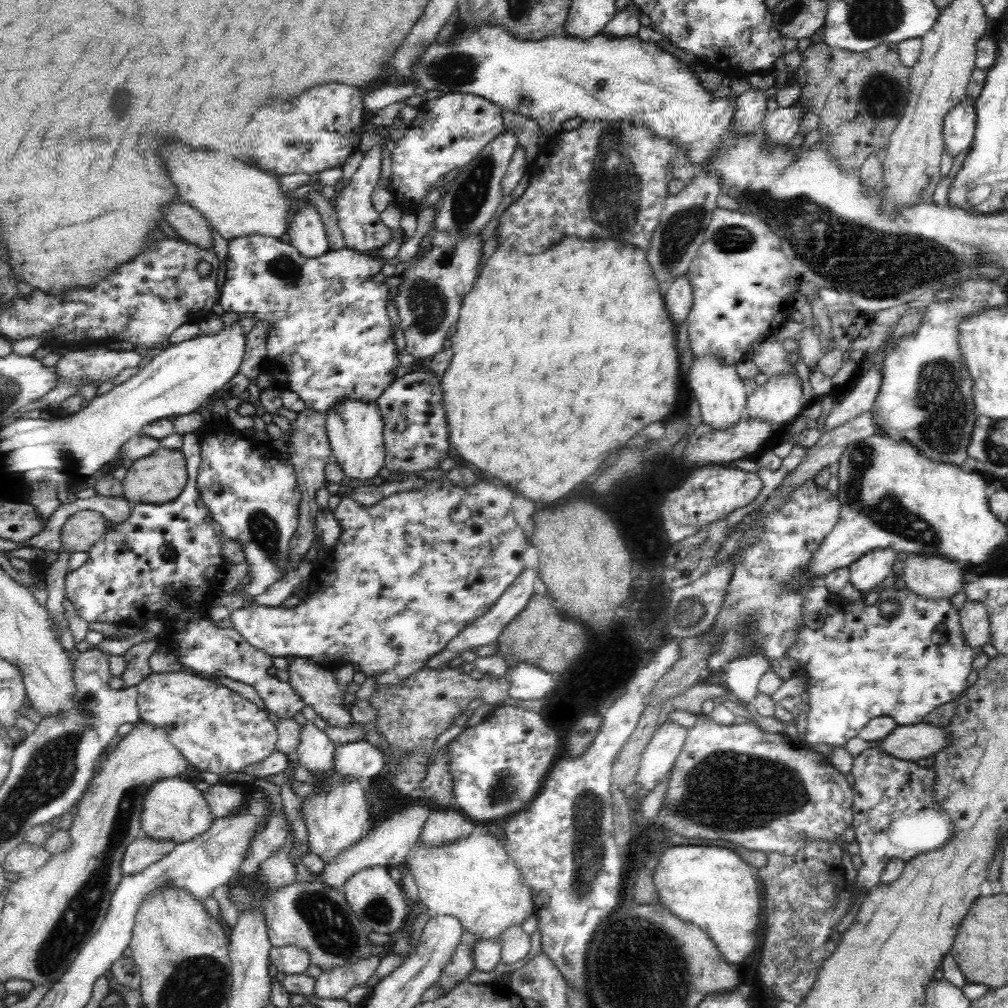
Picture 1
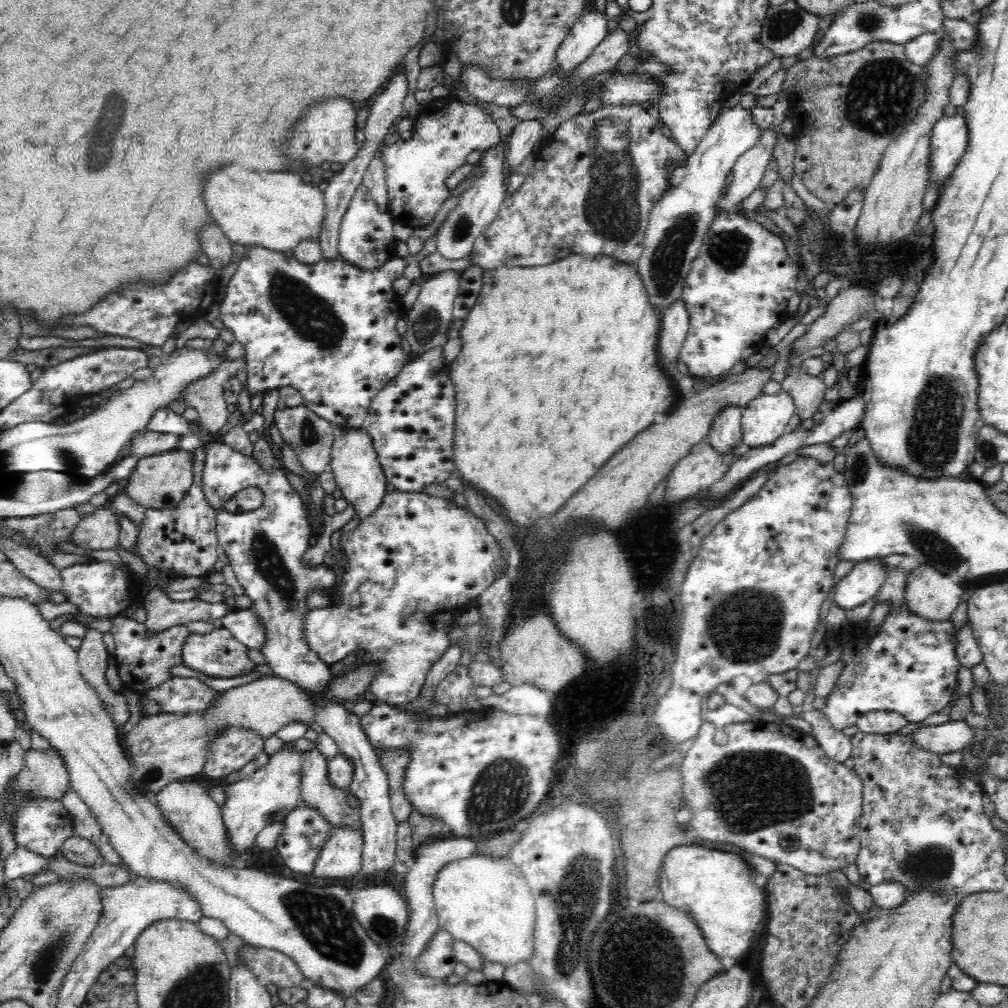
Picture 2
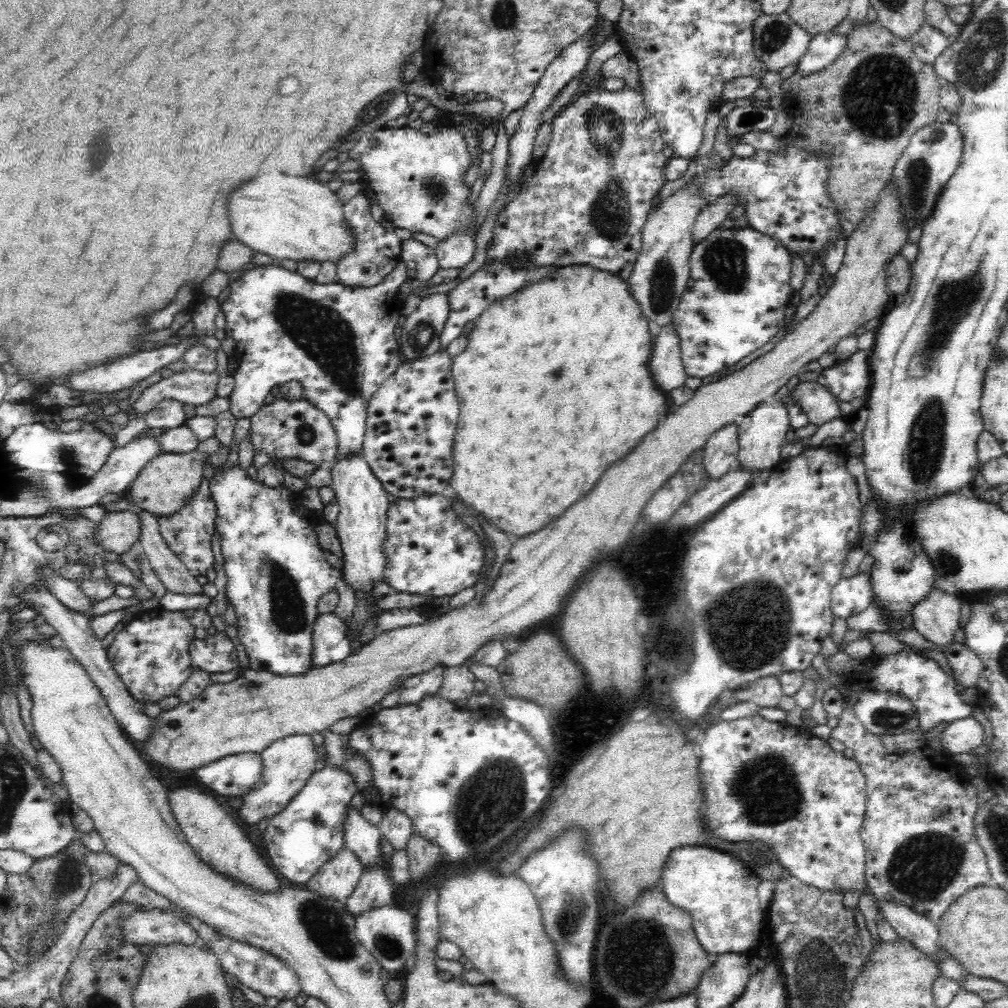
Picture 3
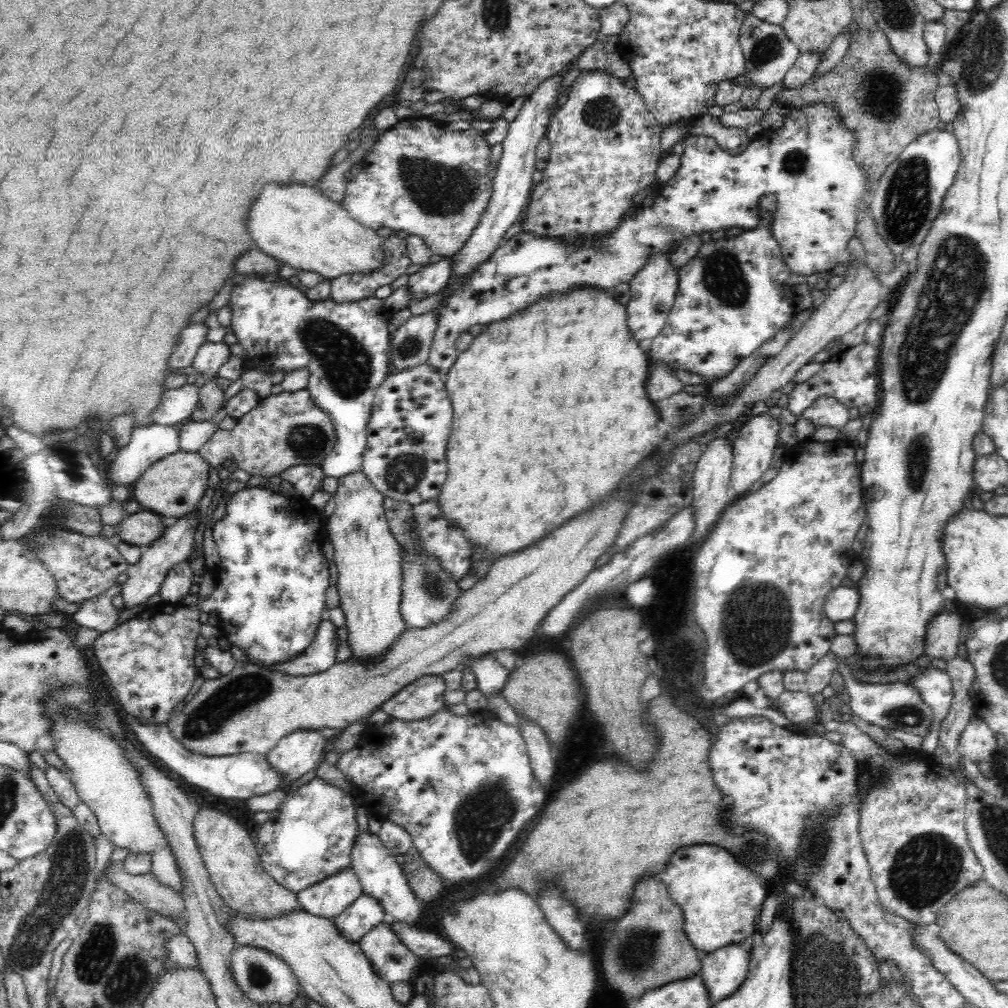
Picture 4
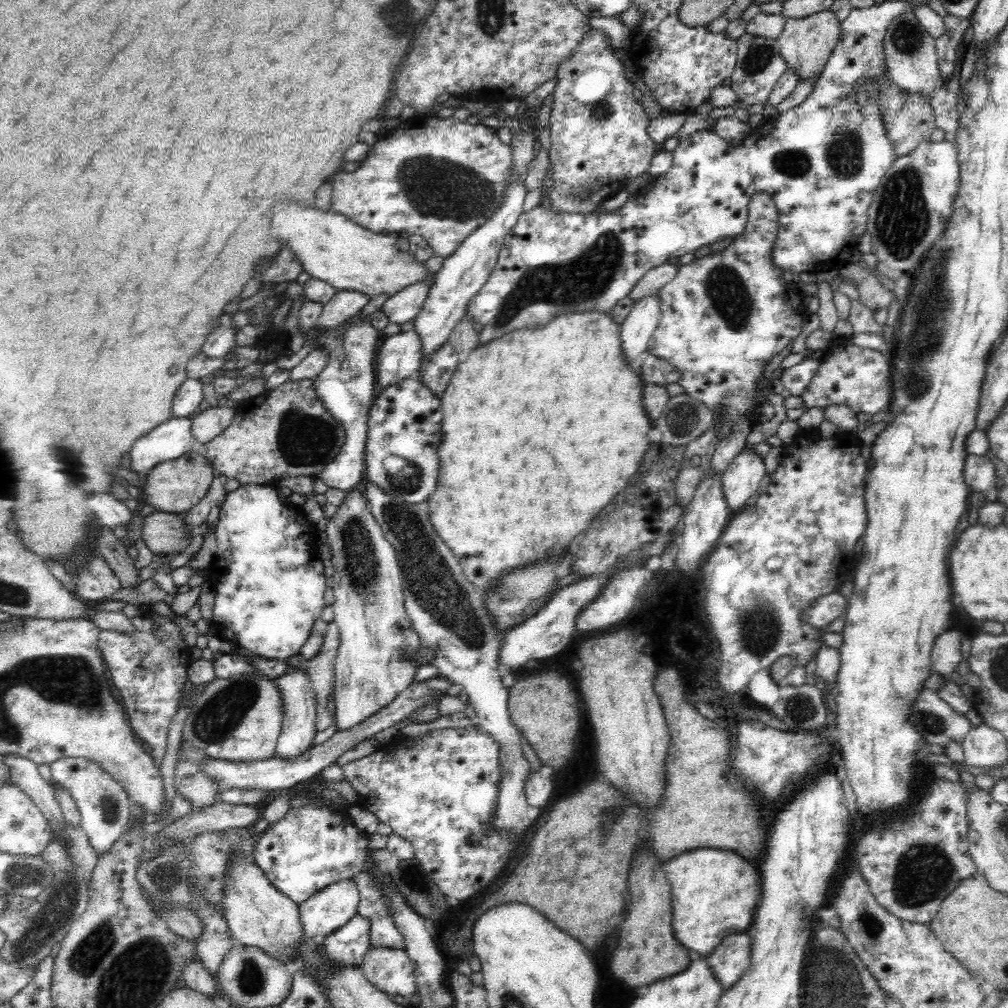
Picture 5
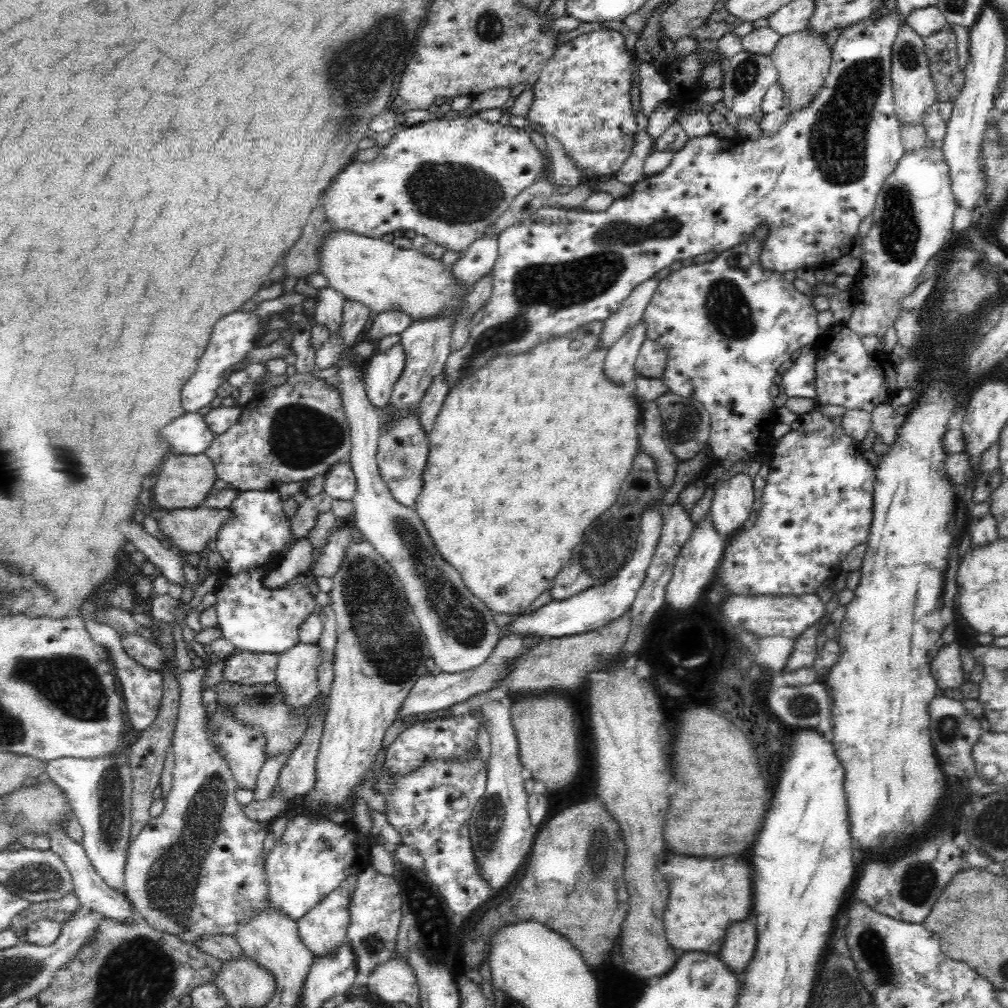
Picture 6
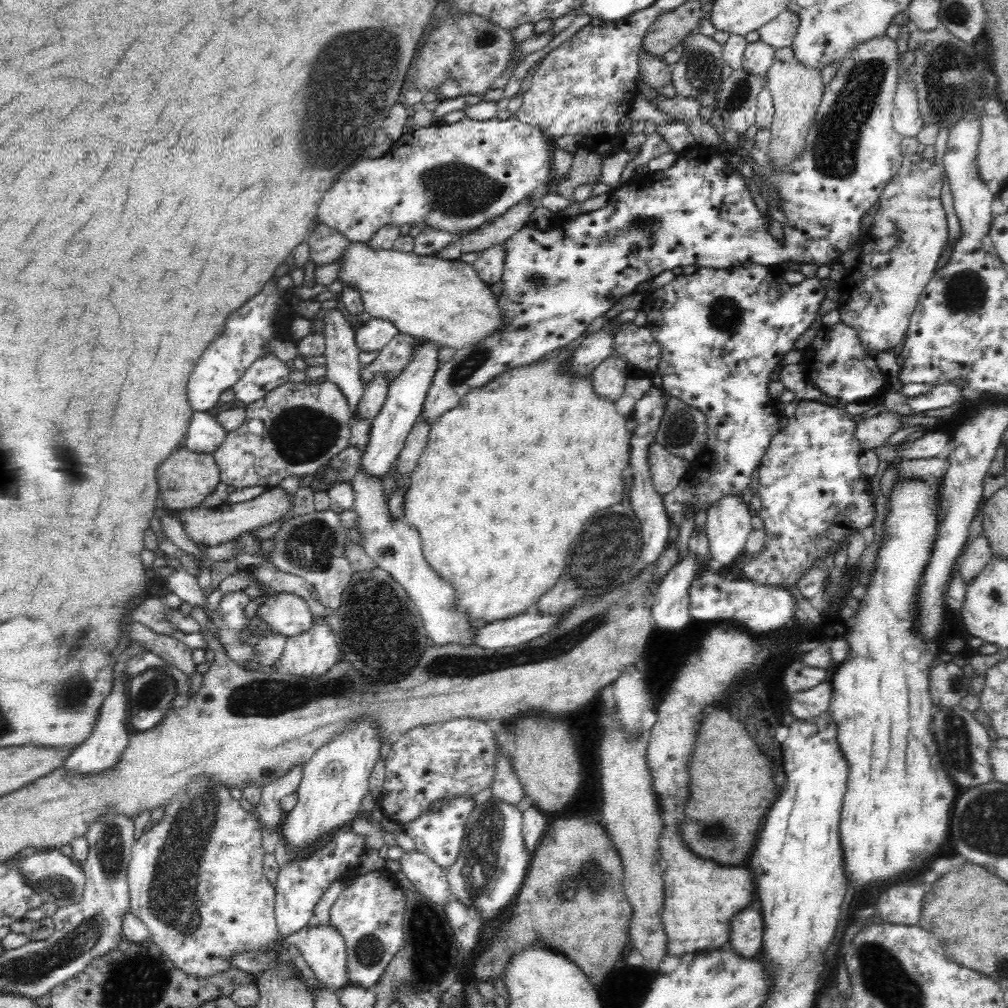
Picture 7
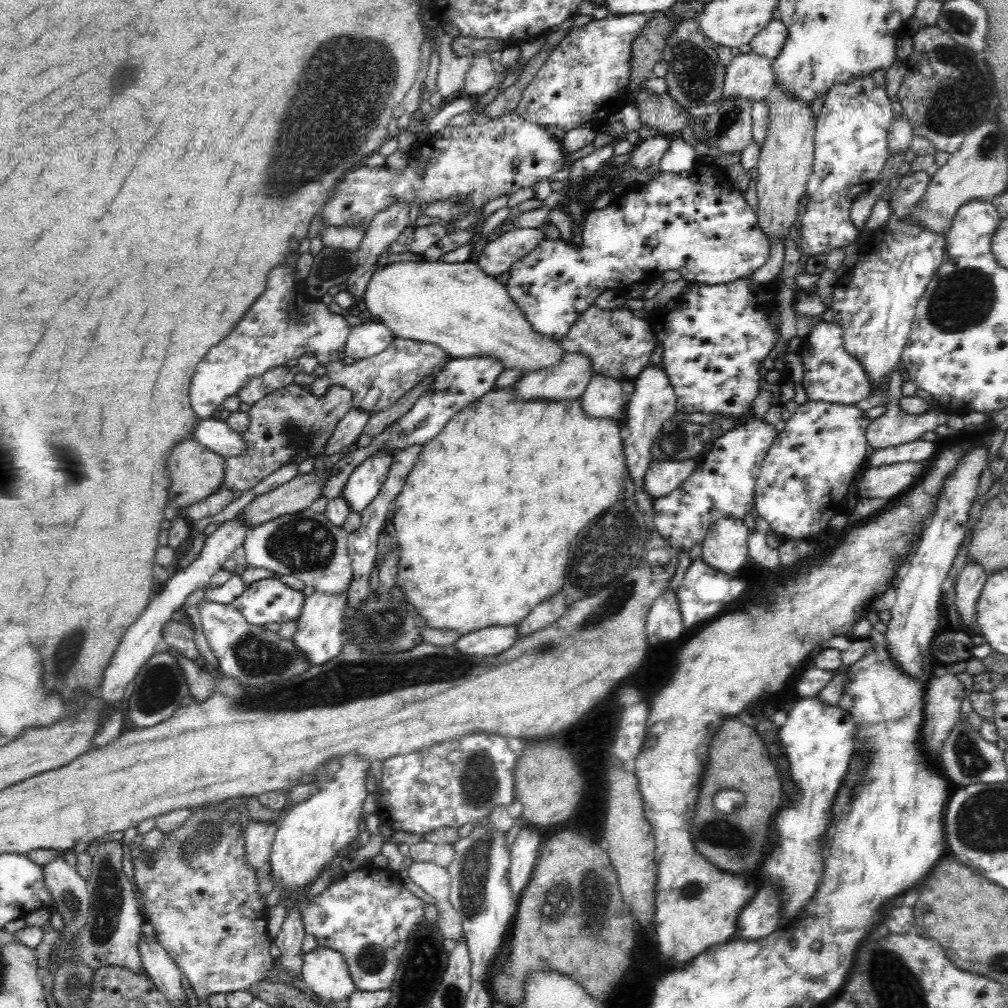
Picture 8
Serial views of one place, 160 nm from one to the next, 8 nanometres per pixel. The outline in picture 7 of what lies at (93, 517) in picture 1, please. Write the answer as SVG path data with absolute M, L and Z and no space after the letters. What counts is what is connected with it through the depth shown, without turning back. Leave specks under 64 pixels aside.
M276 486L267 489L258 498L243 503L224 502L216 508L198 506L193 509L182 510L179 521L193 543L197 545L203 542L207 546L216 546L216 544L237 539L241 534L262 528L262 526L268 526L268 524L286 517L292 508L293 496L294 494L289 494L282 487Z

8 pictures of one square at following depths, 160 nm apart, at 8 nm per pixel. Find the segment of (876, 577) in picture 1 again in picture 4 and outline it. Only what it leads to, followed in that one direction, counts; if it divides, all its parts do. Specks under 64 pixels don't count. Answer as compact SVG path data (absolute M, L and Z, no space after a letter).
M839 586L832 589L824 600L824 616L833 623L850 620L858 606L858 591L855 587Z

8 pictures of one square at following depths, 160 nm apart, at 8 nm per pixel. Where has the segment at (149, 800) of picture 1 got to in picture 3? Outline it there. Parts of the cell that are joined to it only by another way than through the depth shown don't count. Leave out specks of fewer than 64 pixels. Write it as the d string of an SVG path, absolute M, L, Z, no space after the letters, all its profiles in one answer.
M181 787L168 793L172 814L185 834L188 844L210 869L256 891L279 893L279 890L284 888L266 864L265 857L258 854L244 830L228 815L225 808L218 805L215 797L195 787Z

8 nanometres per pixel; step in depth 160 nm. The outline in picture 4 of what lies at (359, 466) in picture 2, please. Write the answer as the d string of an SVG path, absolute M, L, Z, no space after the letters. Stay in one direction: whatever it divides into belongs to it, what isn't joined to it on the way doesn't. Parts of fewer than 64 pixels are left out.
M363 472L352 473L339 478L338 484L336 494L333 496L334 514L328 517L324 525L325 538L334 546L333 562L337 568L337 588L340 597L338 607L344 614L344 626L348 631L347 647L351 651L348 662L370 666L380 658L384 658L384 654L388 654L388 650L392 650L392 646L396 646L400 636L409 629L400 612L403 581L401 548L392 536L384 517L382 500L385 496L376 490L368 477Z

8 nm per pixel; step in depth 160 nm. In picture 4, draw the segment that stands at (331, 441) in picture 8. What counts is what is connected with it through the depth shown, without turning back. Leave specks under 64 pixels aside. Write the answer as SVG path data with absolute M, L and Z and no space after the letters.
M428 311L418 316L412 315L398 327L391 334L388 352L390 372L426 363L436 326L436 317Z

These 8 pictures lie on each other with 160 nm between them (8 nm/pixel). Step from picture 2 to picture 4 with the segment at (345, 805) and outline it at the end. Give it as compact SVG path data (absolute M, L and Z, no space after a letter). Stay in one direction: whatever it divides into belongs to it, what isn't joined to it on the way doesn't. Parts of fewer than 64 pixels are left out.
M359 834L351 852L351 868L363 886L363 894L374 897L384 909L387 918L398 923L408 923L421 930L420 926L416 925L421 921L422 912L424 912L420 906L420 900L412 892L410 885L406 883L406 877L395 855L386 850L376 834Z

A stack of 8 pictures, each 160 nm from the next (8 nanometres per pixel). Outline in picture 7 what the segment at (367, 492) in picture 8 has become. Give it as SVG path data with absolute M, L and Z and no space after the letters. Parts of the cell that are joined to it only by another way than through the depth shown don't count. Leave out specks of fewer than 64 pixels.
M419 339L409 365L400 373L399 377L389 384L385 402L380 412L371 420L368 442L364 446L364 452L359 462L358 471L362 471L364 475L382 480L395 464L413 424L420 416L426 392L428 392L432 378L438 369L436 354L439 352L440 348L436 347L436 343Z

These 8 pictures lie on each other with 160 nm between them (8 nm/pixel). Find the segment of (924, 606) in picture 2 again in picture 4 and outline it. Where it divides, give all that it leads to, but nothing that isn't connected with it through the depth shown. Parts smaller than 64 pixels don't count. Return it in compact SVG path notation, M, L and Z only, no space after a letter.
M942 611L939 615L936 615L931 620L932 626L928 628L928 634L926 634L926 656L931 660L942 660L946 663L954 658L958 657L958 646L960 643L960 616L956 612Z

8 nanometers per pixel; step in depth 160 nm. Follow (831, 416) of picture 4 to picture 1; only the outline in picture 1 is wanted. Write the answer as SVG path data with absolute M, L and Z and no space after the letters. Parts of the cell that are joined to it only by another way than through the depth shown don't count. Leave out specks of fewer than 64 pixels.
M773 335L756 339L756 342L751 346L751 351L754 354L752 360L759 368L759 372L768 377L795 369L794 364L788 360L784 347L776 341Z

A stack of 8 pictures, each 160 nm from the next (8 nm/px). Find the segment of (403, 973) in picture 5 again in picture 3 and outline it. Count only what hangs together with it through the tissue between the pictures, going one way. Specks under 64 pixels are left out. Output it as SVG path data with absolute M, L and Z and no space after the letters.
M396 904L386 905L379 909L374 909L362 914L355 920L355 935L364 949L370 953L384 970L392 976L401 976L406 970L404 964L415 951L415 923L414 917Z

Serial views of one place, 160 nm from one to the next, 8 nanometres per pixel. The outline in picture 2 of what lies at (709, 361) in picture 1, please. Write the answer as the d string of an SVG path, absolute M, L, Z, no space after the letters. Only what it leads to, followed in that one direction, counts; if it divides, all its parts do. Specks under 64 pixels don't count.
M725 407L712 420L712 428L706 436L706 441L714 447L714 451L724 454L731 453L741 442L742 438L742 408Z

